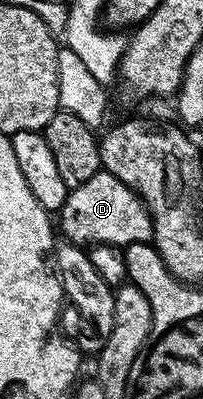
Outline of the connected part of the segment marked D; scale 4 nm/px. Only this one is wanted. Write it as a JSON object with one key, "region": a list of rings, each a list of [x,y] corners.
{"region":[[[104,171],[92,175],[87,183],[69,191],[59,210],[59,217],[60,236],[82,247],[124,247],[131,243],[152,242],[153,239],[153,220],[149,217],[149,208],[141,202],[141,196],[134,189],[128,189],[119,179],[115,179],[115,175]]]}

